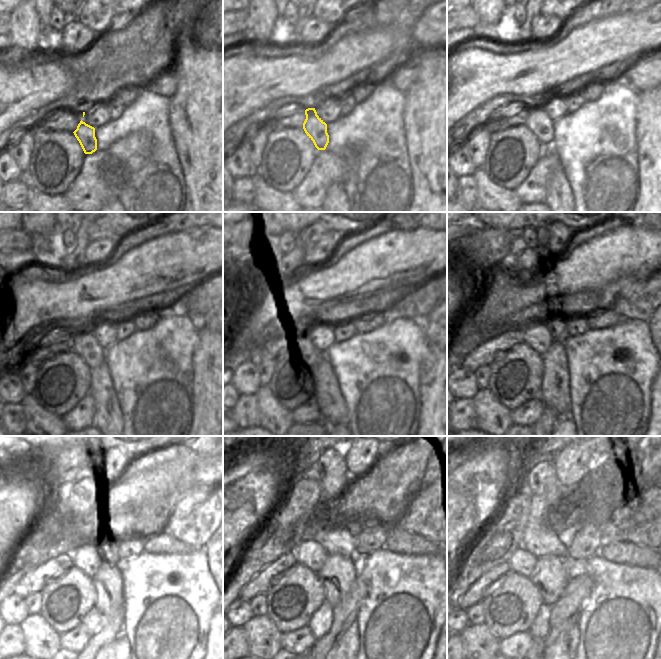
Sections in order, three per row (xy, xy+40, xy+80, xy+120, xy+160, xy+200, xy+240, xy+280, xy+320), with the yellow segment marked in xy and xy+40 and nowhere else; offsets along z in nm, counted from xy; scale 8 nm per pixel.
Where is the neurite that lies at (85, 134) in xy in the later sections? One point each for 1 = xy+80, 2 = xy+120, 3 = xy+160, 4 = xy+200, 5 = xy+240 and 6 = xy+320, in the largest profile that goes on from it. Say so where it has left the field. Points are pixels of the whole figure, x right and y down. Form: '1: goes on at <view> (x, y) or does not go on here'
1: goes on at xy+80 (538, 122)
2: goes on at xy+120 (86, 345)
3: goes on at xy+160 (309, 340)
4: goes on at xy+200 (536, 334)
5: goes on at xy+240 (88, 559)
6: goes on at xy+320 (523, 561)

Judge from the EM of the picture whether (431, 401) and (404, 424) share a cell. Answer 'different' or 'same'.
different

